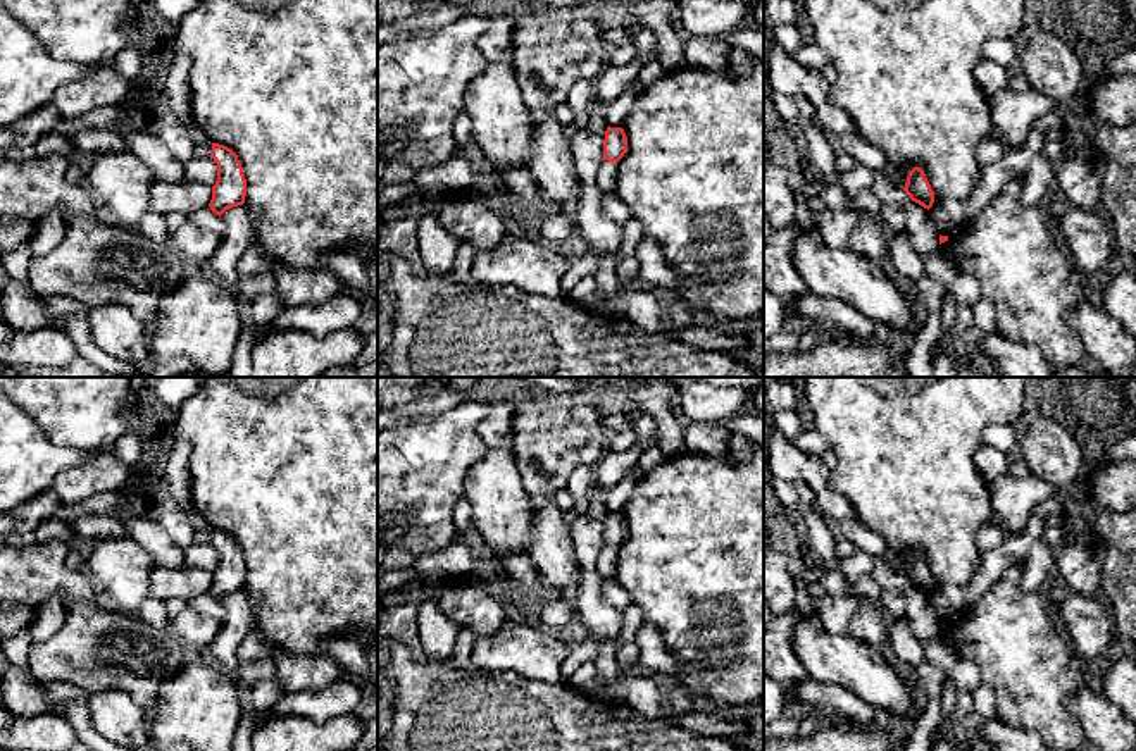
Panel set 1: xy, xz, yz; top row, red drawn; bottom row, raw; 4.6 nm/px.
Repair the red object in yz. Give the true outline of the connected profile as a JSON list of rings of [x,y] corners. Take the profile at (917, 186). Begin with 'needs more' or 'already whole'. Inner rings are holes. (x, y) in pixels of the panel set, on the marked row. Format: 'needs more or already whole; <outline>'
already whole; [[[914,167],[908,176],[903,191],[910,196],[912,202],[931,208],[934,203],[934,191],[921,167]]]

